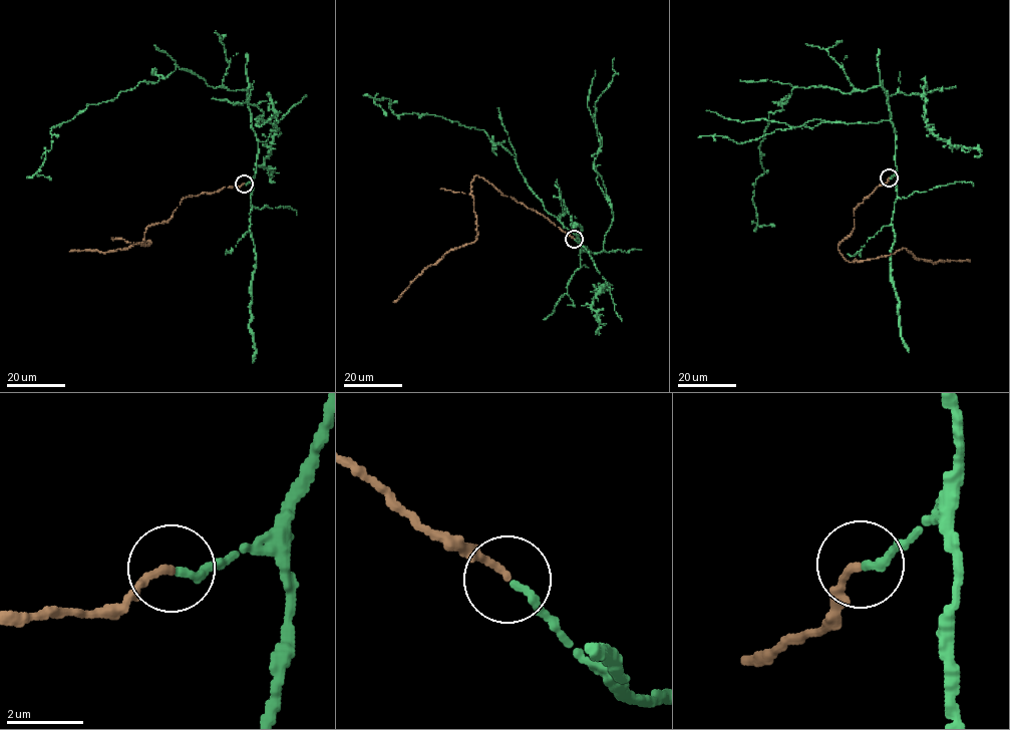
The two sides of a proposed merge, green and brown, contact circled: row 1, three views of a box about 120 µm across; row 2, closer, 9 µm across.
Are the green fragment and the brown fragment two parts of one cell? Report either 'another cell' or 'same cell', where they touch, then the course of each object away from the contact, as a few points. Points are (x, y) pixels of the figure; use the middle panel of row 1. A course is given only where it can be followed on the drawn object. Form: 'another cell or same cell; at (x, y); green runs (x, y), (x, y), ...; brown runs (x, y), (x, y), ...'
same cell; at (574, 239); green runs (574, 239), (590, 253), (482, 129), (397, 115), (390, 100), (373, 98), (386, 114); brown runs (574, 239), (543, 215), (474, 176), (471, 195), (476, 240), (448, 251), (427, 266), (392, 302)

